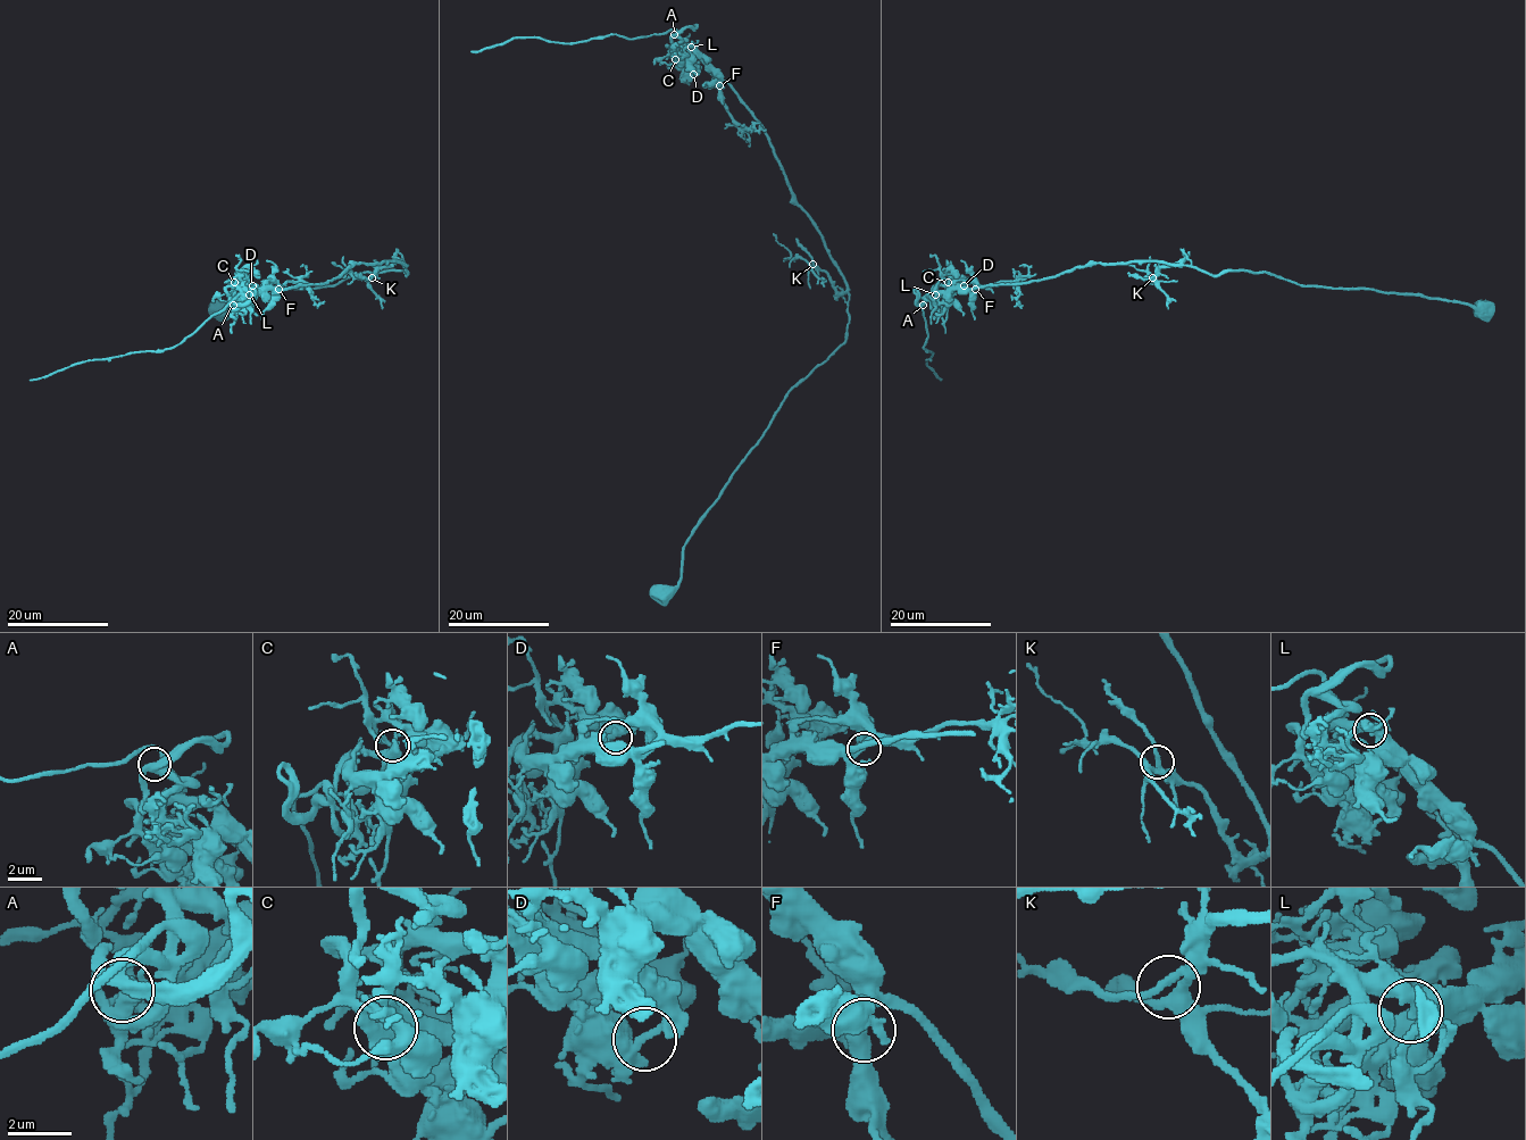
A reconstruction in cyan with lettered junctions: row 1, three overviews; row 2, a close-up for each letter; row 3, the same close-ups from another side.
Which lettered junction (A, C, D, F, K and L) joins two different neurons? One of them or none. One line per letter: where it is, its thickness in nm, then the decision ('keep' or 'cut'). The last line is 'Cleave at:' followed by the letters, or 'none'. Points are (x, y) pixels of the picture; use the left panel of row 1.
A: place (233, 305); calibre 360 nm; keep
C: place (234, 282); calibre 280 nm; keep
D: place (252, 285); calibre 300 nm; keep
F: place (278, 289); calibre 360 nm; keep
K: place (372, 277); calibre 280 nm; keep
L: place (249, 294); calibre 380 nm; keep
Cleave at: none

